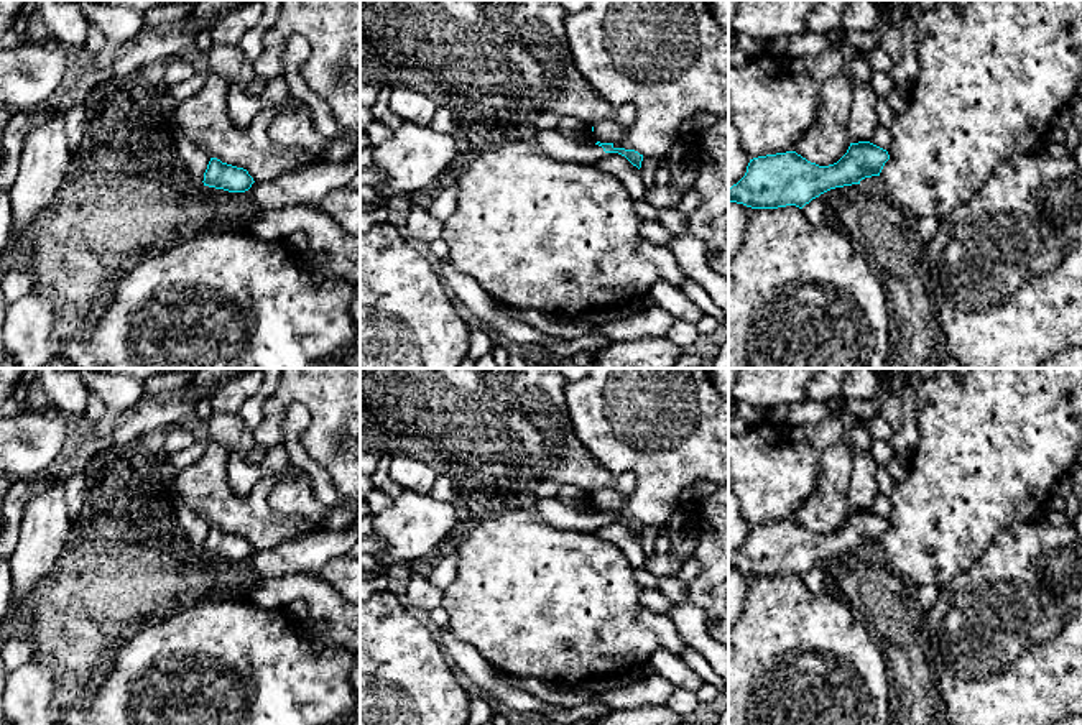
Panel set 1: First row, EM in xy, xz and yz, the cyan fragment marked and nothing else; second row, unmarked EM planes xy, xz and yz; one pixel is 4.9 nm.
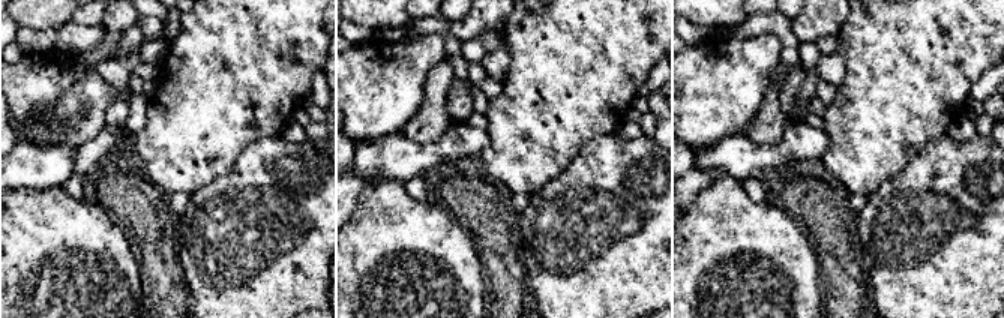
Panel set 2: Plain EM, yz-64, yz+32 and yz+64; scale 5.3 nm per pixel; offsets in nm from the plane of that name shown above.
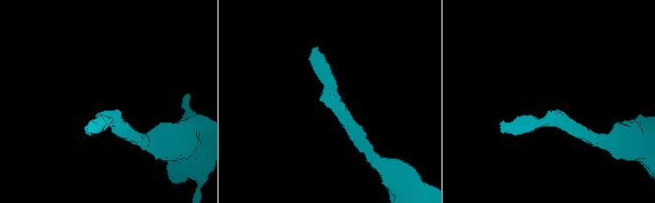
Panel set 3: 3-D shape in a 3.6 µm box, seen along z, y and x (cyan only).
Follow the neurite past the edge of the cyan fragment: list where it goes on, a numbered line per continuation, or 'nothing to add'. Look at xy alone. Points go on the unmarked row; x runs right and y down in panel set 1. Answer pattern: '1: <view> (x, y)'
nothing to add

